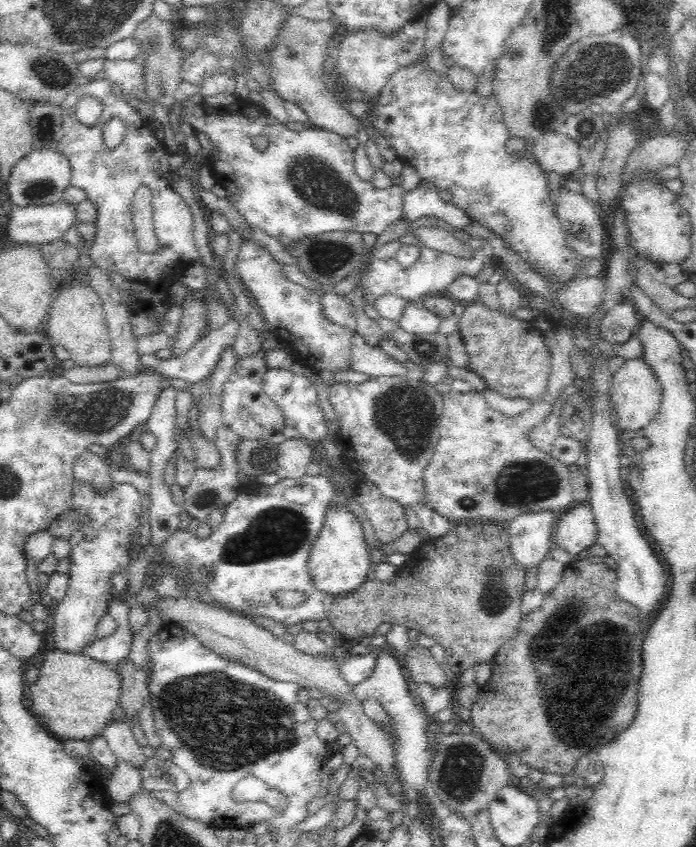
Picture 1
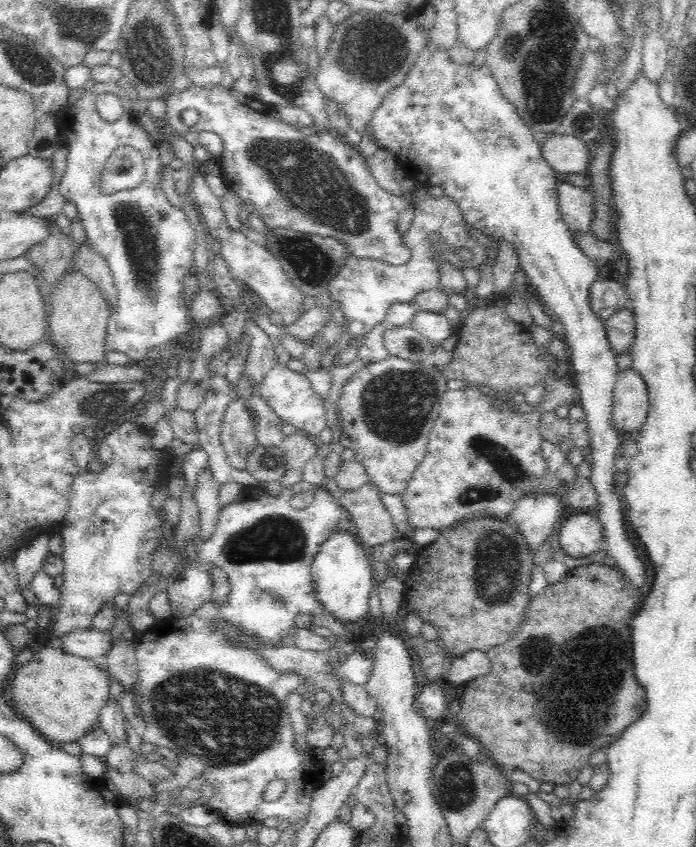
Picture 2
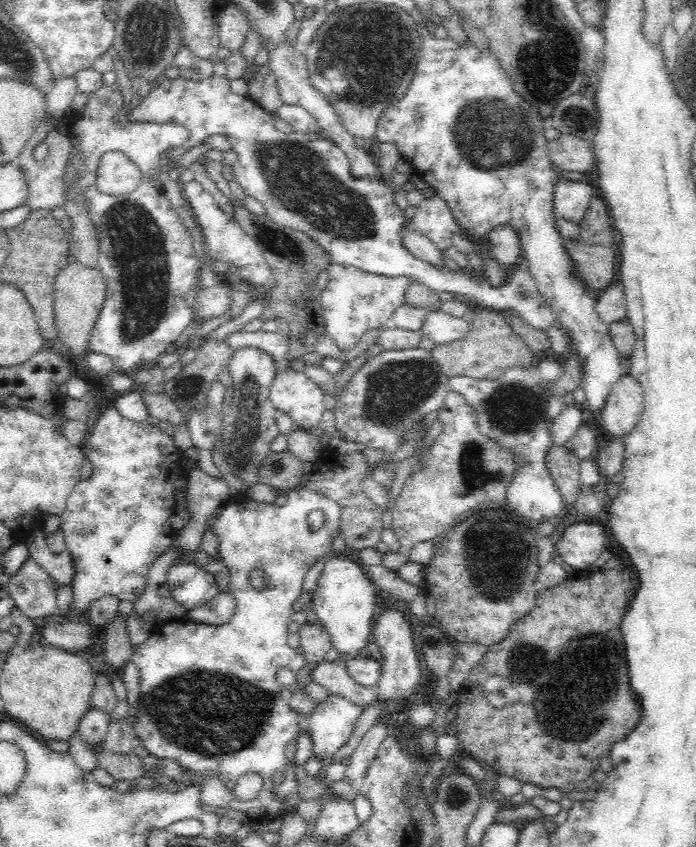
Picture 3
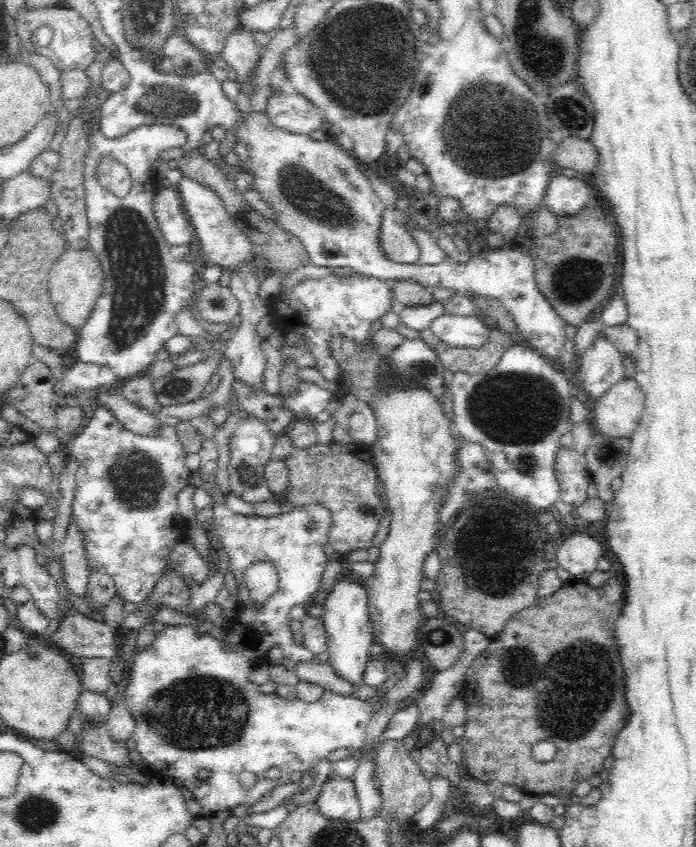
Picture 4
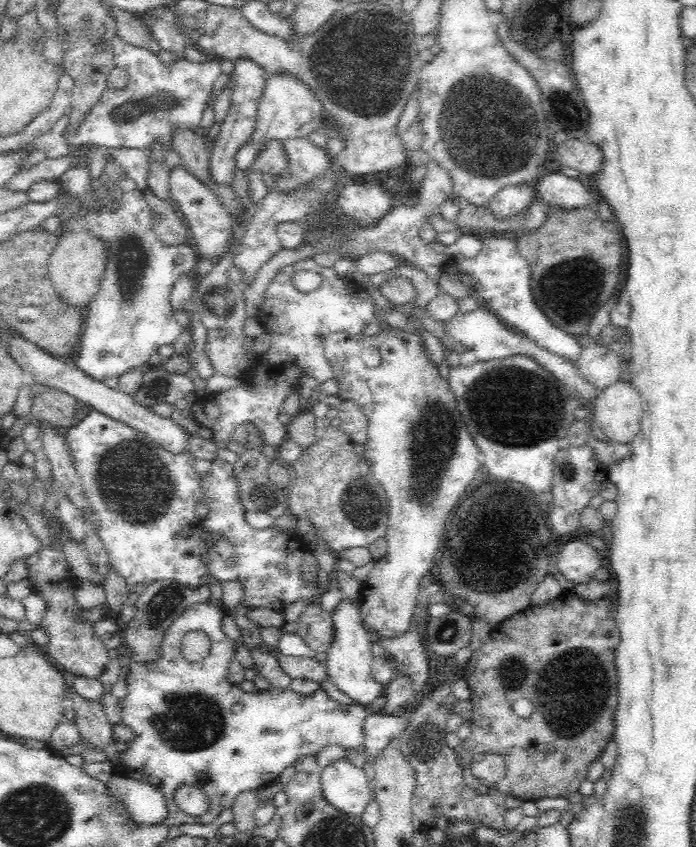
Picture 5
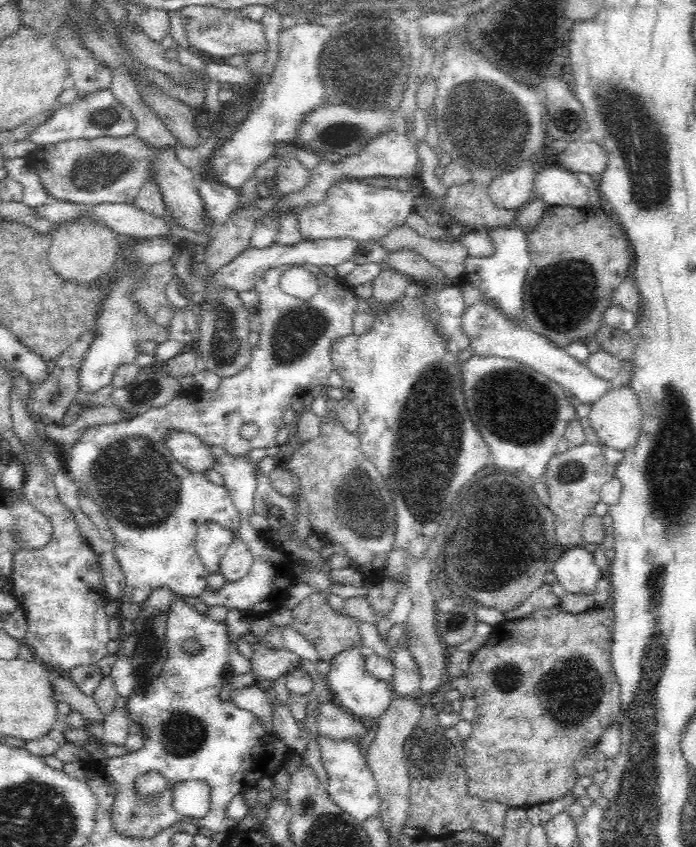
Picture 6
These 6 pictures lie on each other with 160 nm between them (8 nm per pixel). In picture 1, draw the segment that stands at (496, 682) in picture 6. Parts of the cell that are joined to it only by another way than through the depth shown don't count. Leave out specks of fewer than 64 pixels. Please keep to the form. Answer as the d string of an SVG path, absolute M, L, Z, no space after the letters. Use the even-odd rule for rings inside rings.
M582 555L575 557L565 568L560 583L545 594L542 605L532 613L524 616L518 628L518 634L503 644L496 656L491 660L491 679L482 688L479 697L473 704L471 717L468 721L475 732L481 734L491 746L503 756L508 752L517 752L520 758L530 767L544 772L556 772L566 778L576 778L576 760L580 756L592 755L607 742L628 729L635 720L638 706L639 680L643 671L642 664L642 634L638 630L638 609L630 603L624 602L615 594L617 583L616 570L610 569L604 559L599 556Z

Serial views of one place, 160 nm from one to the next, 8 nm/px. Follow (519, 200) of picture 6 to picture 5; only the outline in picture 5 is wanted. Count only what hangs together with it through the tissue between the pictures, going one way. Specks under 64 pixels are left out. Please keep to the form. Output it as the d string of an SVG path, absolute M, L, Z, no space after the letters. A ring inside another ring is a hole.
M532 185L507 186L492 197L488 207L496 219L508 220L524 213L536 198L535 187Z

